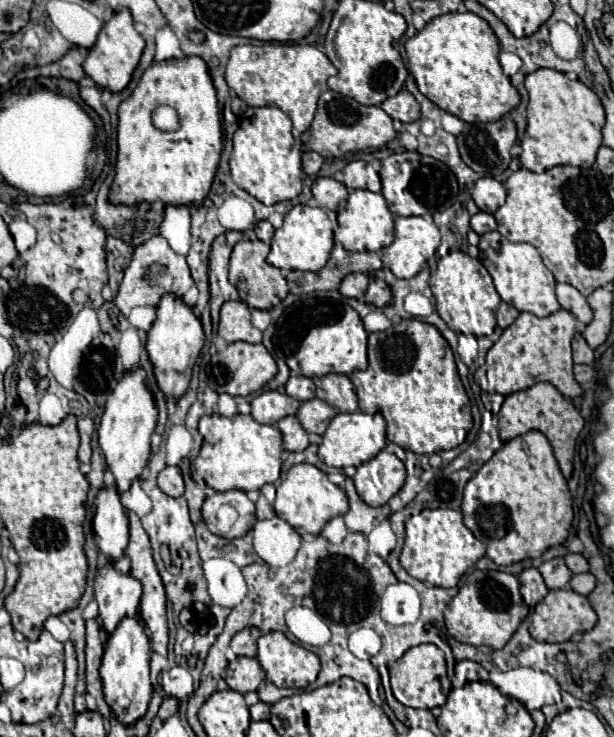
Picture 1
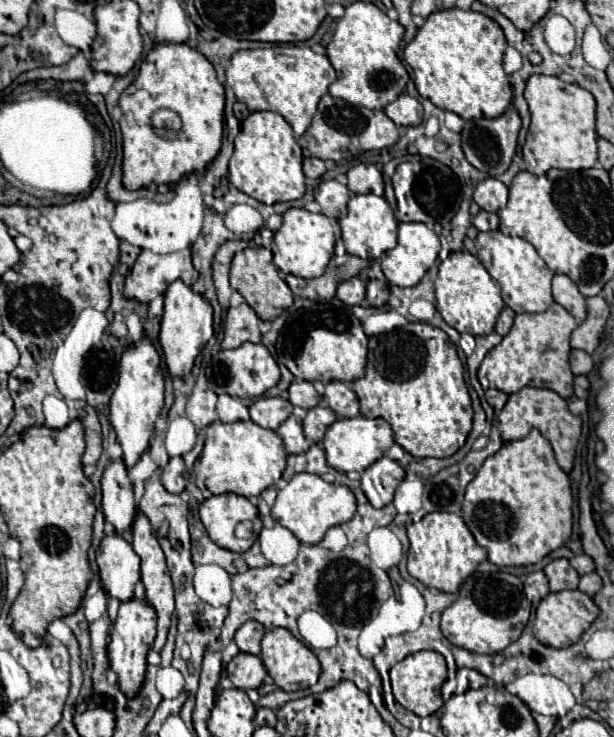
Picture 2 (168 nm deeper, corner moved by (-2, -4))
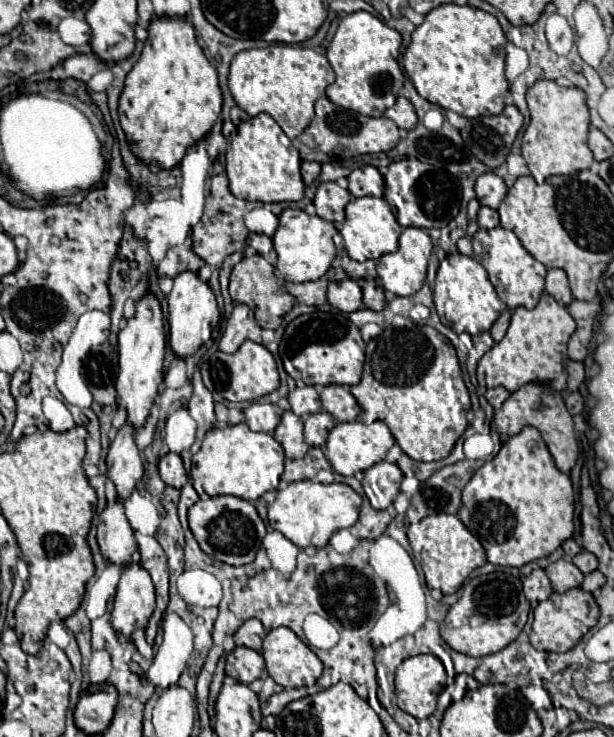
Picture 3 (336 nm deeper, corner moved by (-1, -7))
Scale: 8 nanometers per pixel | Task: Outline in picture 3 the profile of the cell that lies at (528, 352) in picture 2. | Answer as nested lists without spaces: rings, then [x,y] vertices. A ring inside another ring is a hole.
[[[543,291],[533,309],[517,307],[513,311],[507,335],[481,357],[476,370],[479,385],[487,389],[505,387],[509,391],[517,391],[525,383],[545,383],[555,391],[565,391],[567,371],[563,351],[567,351],[567,341],[573,331],[573,317],[553,299],[553,295]]]

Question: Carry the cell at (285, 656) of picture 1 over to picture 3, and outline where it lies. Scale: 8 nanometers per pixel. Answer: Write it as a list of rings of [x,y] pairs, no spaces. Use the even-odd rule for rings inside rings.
[[[277,627],[269,631],[263,639],[261,655],[265,657],[269,675],[283,687],[311,687],[323,673],[323,663],[319,661],[319,657],[289,627]]]

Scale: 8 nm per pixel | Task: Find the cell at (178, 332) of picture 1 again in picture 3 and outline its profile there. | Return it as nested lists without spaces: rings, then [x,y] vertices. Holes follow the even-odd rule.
[[[183,271],[175,277],[173,289],[167,295],[169,303],[169,343],[175,355],[189,357],[210,339],[211,331],[220,321],[221,312],[211,287],[193,271]]]

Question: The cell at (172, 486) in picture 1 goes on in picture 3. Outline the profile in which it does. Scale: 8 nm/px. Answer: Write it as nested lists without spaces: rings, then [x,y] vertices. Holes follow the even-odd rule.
[[[167,453],[159,461],[159,473],[161,473],[161,479],[175,489],[181,489],[187,483],[187,473],[179,453]]]

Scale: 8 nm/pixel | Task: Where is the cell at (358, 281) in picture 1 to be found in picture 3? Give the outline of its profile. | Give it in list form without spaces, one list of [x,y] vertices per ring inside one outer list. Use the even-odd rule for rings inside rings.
[[[343,279],[343,281],[333,281],[327,287],[327,301],[343,311],[343,313],[353,313],[363,307],[361,301],[361,287],[353,279]]]

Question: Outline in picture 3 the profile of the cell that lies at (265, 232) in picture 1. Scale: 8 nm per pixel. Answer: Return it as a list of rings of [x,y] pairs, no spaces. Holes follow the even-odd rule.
[[[249,233],[247,243],[249,243],[249,245],[251,245],[259,255],[263,255],[263,257],[267,257],[267,255],[269,255],[269,251],[273,249],[273,241],[271,241],[271,237],[267,237],[267,235]]]

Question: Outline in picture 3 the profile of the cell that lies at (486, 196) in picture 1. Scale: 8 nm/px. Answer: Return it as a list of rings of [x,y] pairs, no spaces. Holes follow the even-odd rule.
[[[489,171],[489,173],[483,173],[477,179],[475,193],[477,193],[477,199],[479,199],[481,205],[497,209],[501,205],[503,197],[507,195],[507,187],[505,187],[505,181],[499,175]]]

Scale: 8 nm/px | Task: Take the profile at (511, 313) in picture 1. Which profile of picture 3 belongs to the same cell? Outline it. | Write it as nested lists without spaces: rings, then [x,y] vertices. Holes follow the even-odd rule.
[[[503,311],[501,315],[499,315],[499,319],[493,323],[493,327],[491,327],[491,337],[493,337],[493,341],[495,343],[499,343],[503,337],[505,337],[505,333],[507,333],[507,329],[509,329],[509,319],[511,319],[511,313],[509,311]]]

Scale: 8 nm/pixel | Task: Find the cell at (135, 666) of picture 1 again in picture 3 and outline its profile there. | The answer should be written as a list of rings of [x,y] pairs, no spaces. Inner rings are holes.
[[[139,563],[123,565],[111,613],[113,627],[125,637],[139,627],[147,627],[149,615],[153,613],[153,603],[155,589],[149,573]]]

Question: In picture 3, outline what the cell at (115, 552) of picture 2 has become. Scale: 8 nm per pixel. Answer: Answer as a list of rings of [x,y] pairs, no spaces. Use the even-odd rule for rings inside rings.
[[[115,499],[113,503],[109,503],[99,515],[97,541],[107,561],[113,561],[117,565],[131,561],[135,537],[125,515],[123,499]]]

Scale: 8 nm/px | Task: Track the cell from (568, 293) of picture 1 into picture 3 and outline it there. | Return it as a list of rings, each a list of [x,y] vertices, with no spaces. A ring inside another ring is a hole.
[[[549,269],[545,277],[545,291],[551,293],[561,305],[569,305],[573,301],[573,295],[569,291],[567,273],[563,269]]]

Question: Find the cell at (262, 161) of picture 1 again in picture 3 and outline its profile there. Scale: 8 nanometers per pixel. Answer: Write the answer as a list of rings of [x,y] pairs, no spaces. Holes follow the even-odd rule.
[[[259,113],[237,127],[237,135],[229,143],[225,154],[225,172],[229,189],[235,197],[261,203],[299,201],[303,199],[301,158],[291,139],[281,131],[271,115]]]

